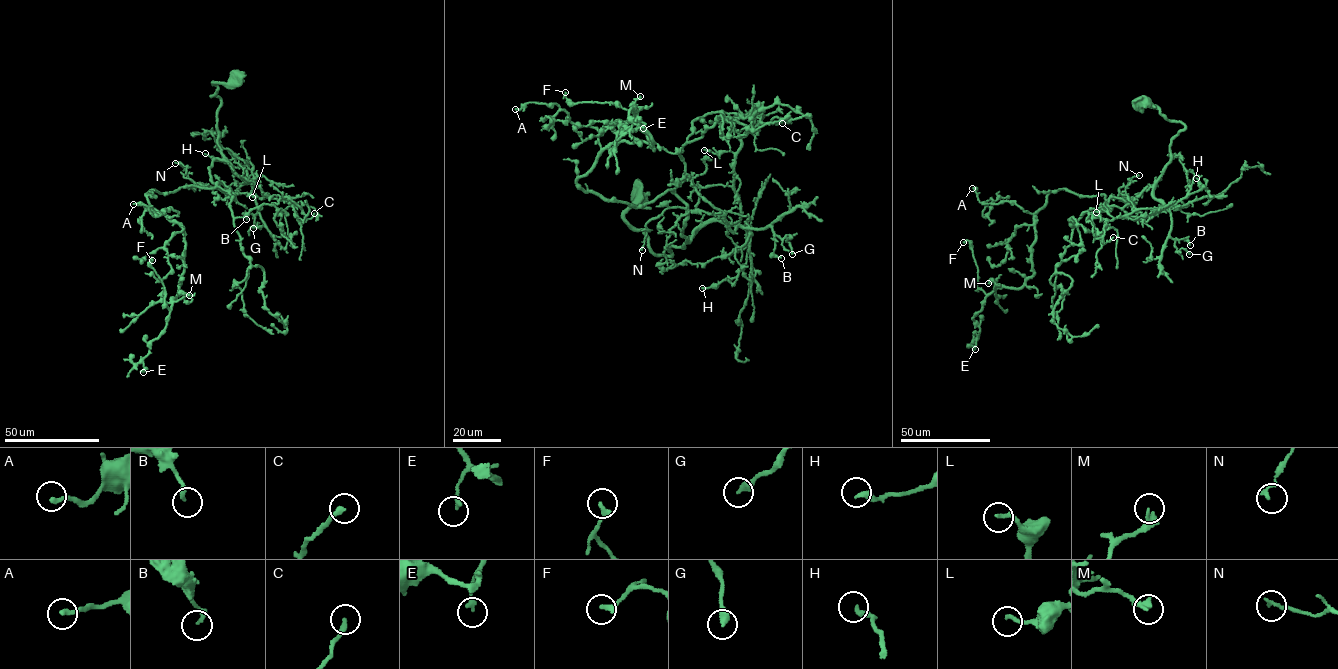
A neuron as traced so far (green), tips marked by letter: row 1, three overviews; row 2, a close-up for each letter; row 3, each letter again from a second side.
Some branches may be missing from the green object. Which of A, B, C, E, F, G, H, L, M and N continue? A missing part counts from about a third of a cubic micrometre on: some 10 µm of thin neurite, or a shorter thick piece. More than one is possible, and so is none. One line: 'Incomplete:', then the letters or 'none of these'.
Incomplete: A

